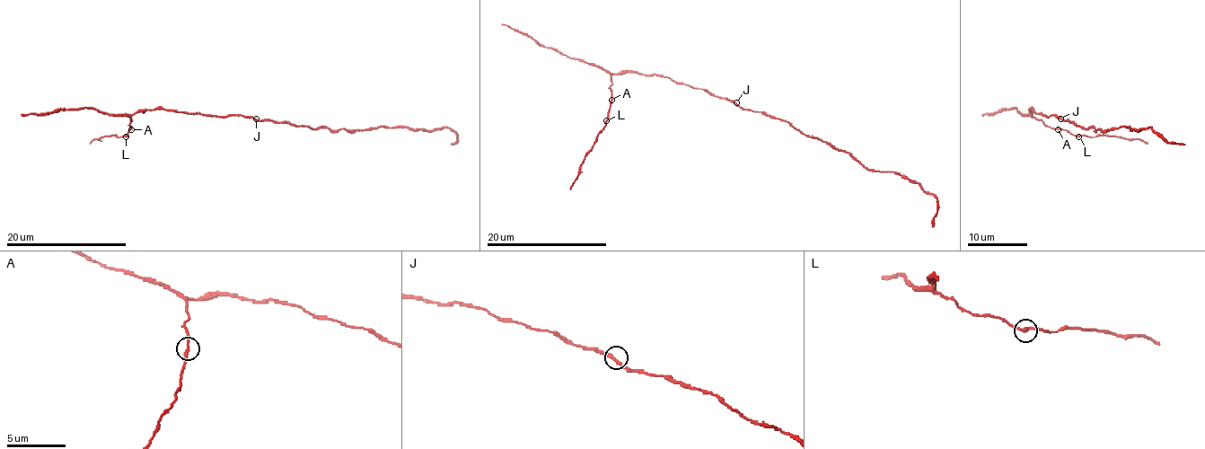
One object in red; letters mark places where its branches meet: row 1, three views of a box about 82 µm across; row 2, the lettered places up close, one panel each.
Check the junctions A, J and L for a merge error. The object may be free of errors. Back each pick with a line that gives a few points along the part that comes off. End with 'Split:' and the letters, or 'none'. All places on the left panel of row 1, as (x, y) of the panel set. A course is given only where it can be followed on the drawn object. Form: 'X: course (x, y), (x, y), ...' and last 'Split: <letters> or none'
Split: none

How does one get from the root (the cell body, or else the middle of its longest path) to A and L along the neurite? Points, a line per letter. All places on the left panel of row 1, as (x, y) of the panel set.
A: (254, 118), (244, 116), (189, 114), (169, 110), (138, 110), (131, 117), (131, 129)
L: (254, 118), (244, 116), (189, 114), (169, 110), (138, 110), (131, 117), (131, 129), (125, 136)

